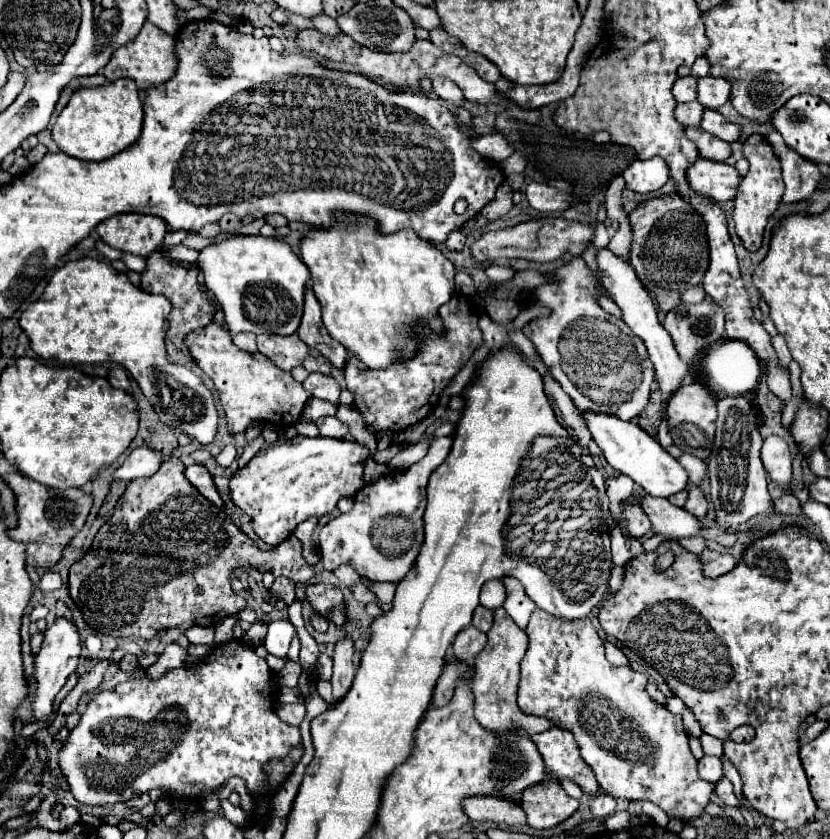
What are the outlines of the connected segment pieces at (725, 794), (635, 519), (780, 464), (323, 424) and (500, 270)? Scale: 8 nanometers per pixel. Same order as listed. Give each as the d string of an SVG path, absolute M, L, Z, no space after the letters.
M722 778L718 784L716 784L716 796L726 804L726 806L732 806L732 808L740 808L740 802L738 802L738 798L734 796L734 790L732 790L732 784L730 784L730 780L726 780L726 778Z
M622 502L624 508L624 520L628 520L628 532L632 538L644 538L648 534L652 534L652 524L648 520L648 516L640 510L640 504L628 504Z
M768 436L762 444L762 462L778 486L790 486L792 456L784 438Z
M326 416L326 418L316 420L316 426L322 436L332 436L332 438L346 438L348 436L348 426L342 424L334 416Z
M490 264L485 272L490 282L505 282L516 274L516 270L512 270L510 266L500 266L500 264Z

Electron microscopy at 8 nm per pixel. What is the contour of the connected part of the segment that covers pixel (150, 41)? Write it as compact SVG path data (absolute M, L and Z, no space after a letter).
M146 22L142 26L142 32L138 32L138 36L130 42L130 44L124 44L122 48L118 48L114 52L114 56L110 58L110 64L106 64L106 68L102 70L106 80L108 82L114 82L122 76L130 76L138 90L148 90L152 86L158 86L158 84L164 84L168 82L174 72L176 72L176 66L178 66L178 56L176 56L176 38L162 32L160 28L154 28L150 22Z

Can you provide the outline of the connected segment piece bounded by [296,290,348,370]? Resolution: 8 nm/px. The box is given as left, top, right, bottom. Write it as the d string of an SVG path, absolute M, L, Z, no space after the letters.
M306 290L306 300L304 300L304 316L300 322L300 328L296 332L310 348L314 348L320 356L324 356L334 368L344 368L346 358L348 358L348 350L342 348L342 344L338 344L334 338L330 338L330 334L322 328L322 320L320 320L320 304L314 296L314 292Z

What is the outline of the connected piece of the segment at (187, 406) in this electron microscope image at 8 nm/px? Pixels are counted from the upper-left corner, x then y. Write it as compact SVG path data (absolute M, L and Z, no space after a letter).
M80 258L74 262L66 262L62 268L54 272L42 298L30 304L26 312L22 312L20 326L28 334L32 350L44 360L56 360L62 364L82 364L82 362L102 364L110 360L122 364L134 376L144 396L154 406L162 424L178 428L198 444L208 446L216 436L218 412L214 406L212 392L204 386L204 382L192 370L170 364L166 358L166 346L162 338L166 334L166 318L170 310L172 310L170 300L140 290L128 280L126 274L114 270L110 264L102 260L98 262L96 258Z

